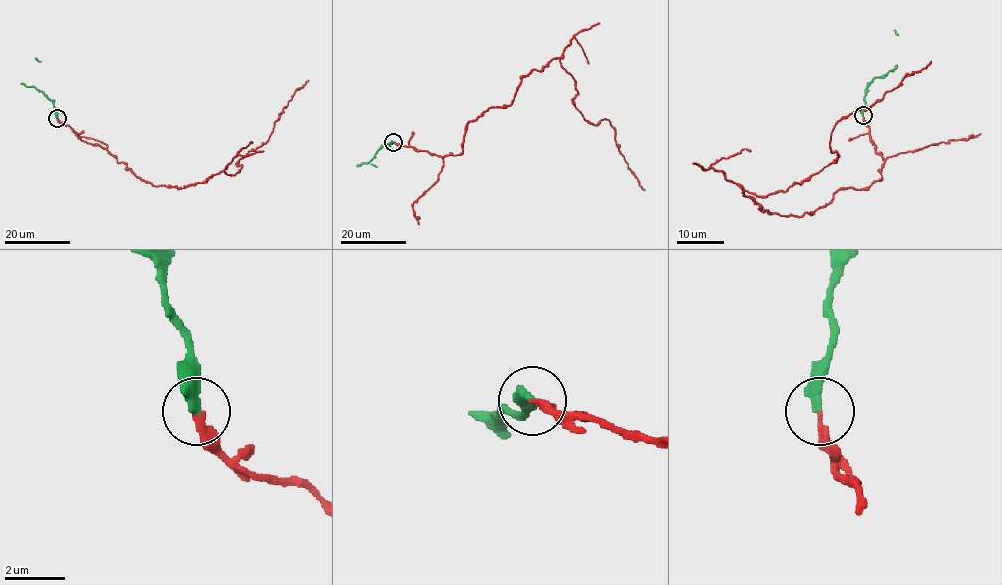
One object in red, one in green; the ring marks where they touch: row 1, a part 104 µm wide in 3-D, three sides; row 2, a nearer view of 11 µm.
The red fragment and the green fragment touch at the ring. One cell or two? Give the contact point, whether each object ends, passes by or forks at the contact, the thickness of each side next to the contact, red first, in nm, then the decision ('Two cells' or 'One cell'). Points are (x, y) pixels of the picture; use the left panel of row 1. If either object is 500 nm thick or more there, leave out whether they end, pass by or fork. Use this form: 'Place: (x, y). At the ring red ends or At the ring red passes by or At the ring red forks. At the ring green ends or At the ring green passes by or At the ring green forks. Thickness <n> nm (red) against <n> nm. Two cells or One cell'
Place: (57, 118). At the ring red ends. At the ring green ends. Thickness 200 nm (red) against 360 nm. One cell

